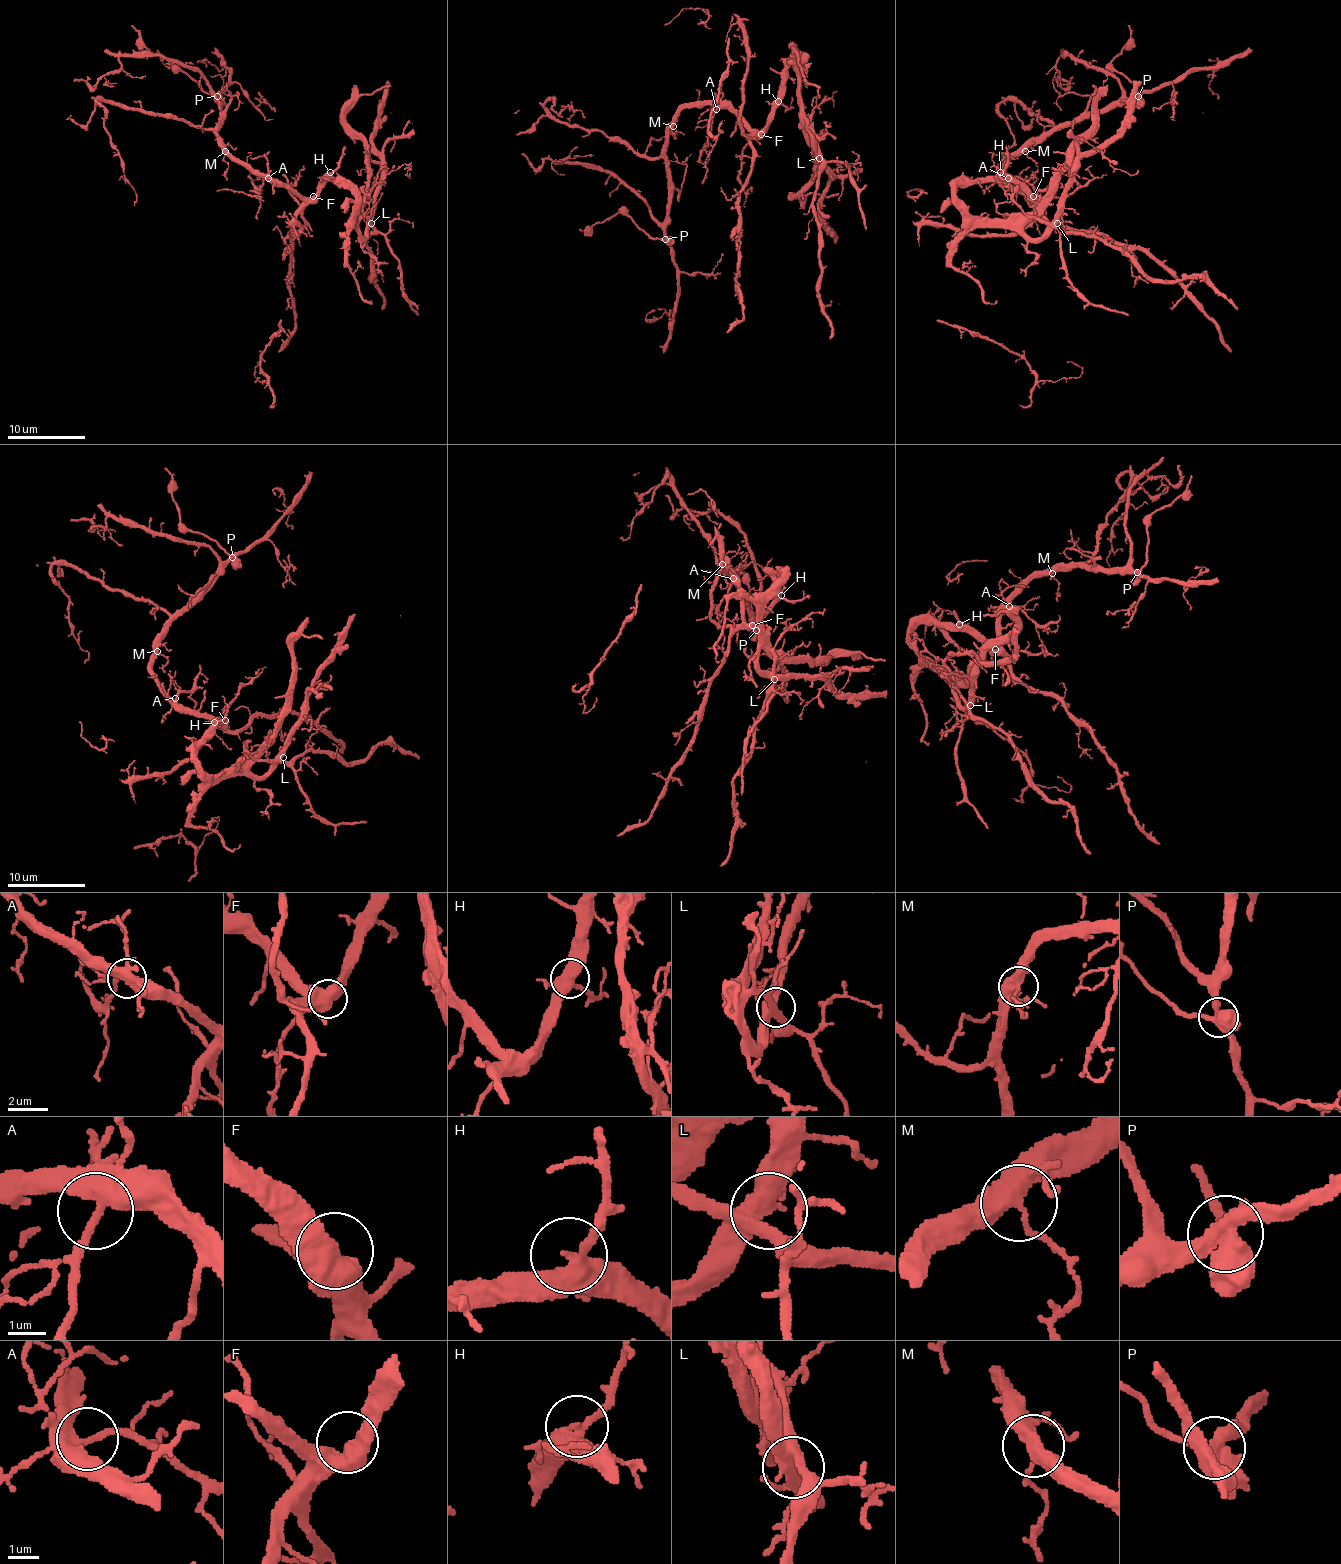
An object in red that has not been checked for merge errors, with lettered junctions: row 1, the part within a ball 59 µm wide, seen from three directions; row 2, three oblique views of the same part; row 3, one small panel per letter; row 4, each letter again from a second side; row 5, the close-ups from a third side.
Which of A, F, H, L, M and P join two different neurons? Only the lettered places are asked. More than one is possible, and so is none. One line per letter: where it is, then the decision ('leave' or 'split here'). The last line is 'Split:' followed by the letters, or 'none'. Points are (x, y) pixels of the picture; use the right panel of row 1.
A: at (1008, 178); leave
F: at (1033, 196); leave
H: at (1000, 172); leave
L: at (1057, 223); leave
M: at (1025, 151); leave
P: at (1138, 96); split here
Split: P

